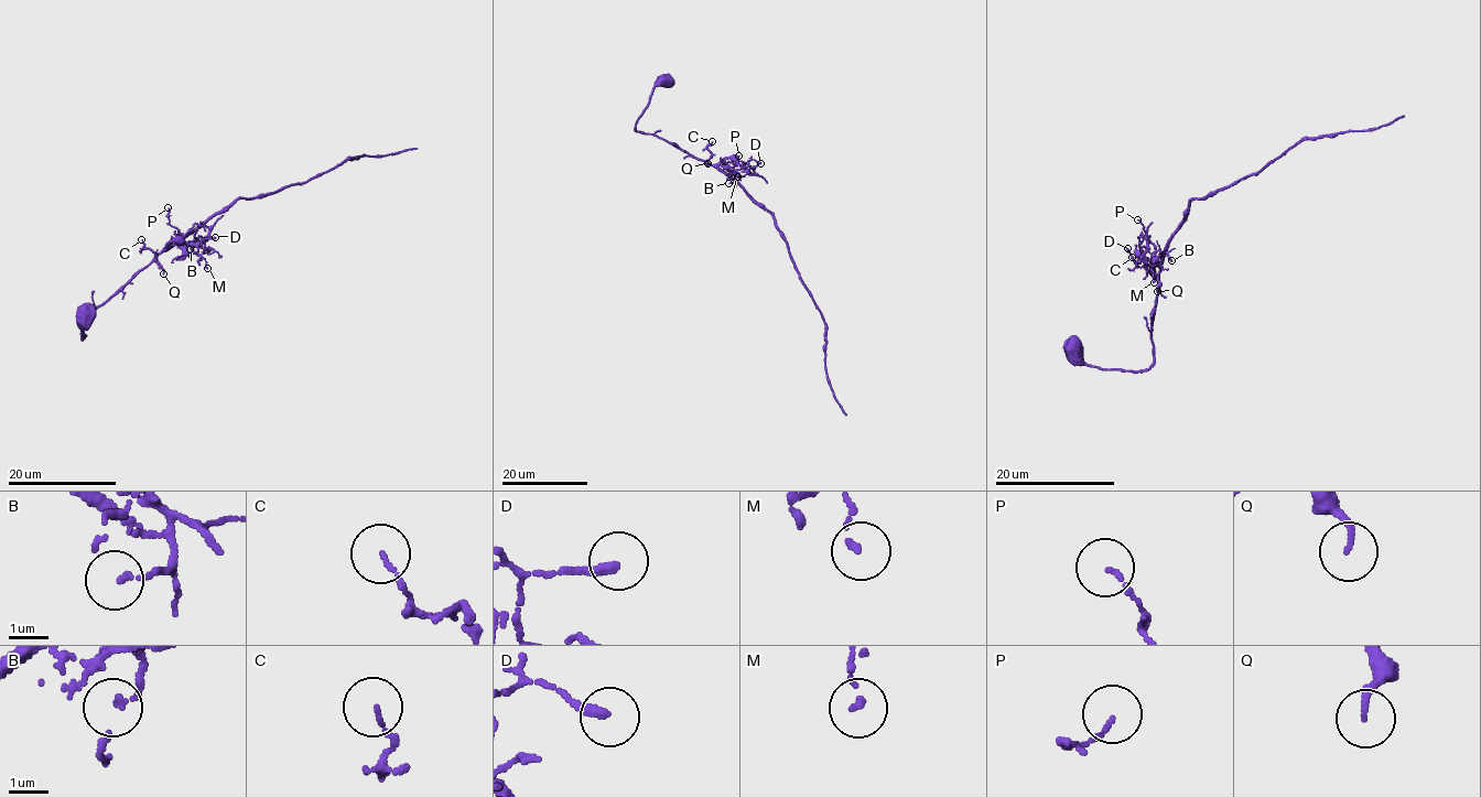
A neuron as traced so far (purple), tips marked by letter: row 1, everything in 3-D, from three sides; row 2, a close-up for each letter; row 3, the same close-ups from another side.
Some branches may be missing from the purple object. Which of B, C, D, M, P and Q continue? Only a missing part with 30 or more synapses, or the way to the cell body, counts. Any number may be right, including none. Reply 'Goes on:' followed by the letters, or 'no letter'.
Goes on: no letter

